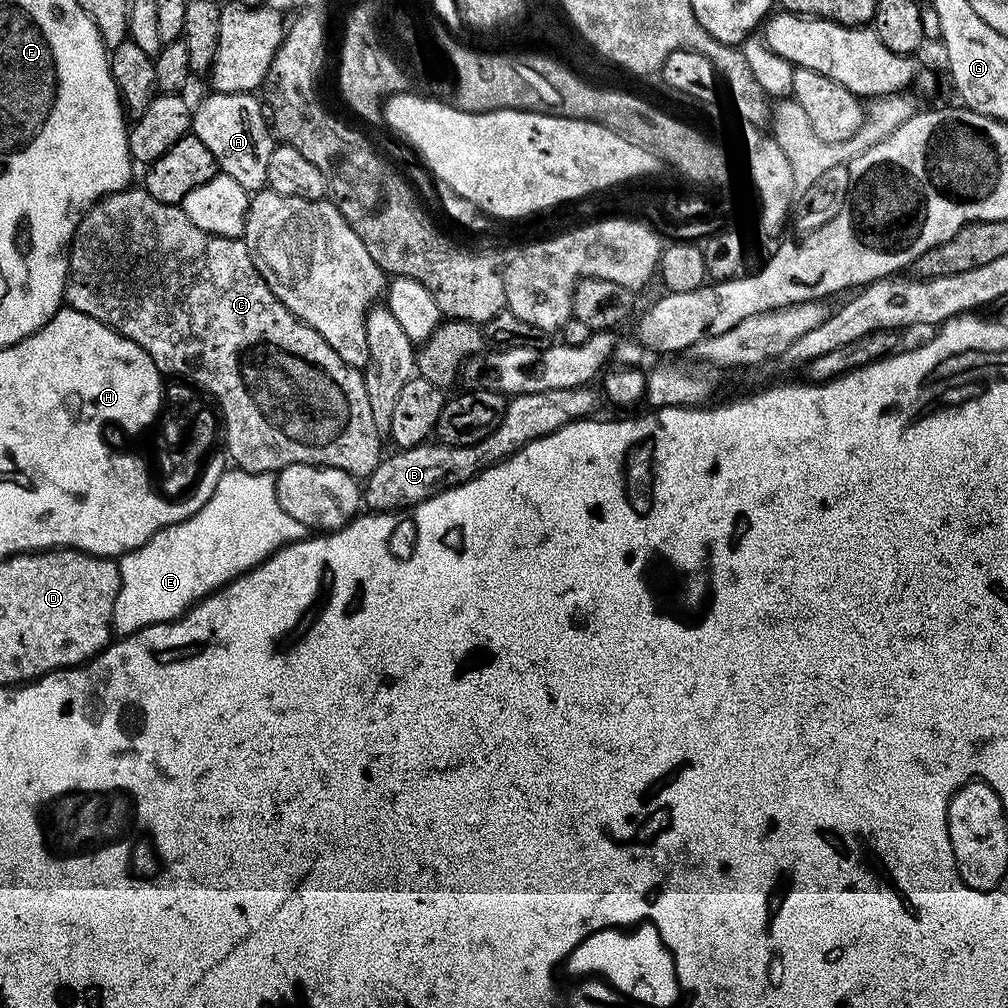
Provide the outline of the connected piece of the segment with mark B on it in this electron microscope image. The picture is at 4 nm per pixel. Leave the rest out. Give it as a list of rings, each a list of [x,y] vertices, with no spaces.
[[[585,386],[513,396],[507,401],[501,424],[488,437],[474,442],[473,445],[452,446],[439,442],[425,442],[413,448],[393,451],[393,456],[385,455],[380,465],[363,481],[363,507],[377,512],[395,512],[429,500],[445,488],[464,484],[473,476],[485,472],[491,464],[509,460],[515,452],[521,452],[530,442],[546,434],[554,434],[574,420],[589,419],[596,408],[594,389],[595,387]]]

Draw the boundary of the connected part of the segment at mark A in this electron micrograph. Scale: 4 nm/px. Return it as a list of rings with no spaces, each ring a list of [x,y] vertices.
[[[212,92],[208,94],[200,105],[198,103],[195,105],[192,114],[191,135],[198,137],[206,145],[206,150],[210,150],[210,154],[214,154],[217,169],[223,175],[234,178],[234,182],[238,182],[238,186],[245,188],[248,193],[255,194],[267,185],[266,170],[269,167],[270,154],[274,147],[274,133],[266,119],[266,112],[261,101],[255,95],[247,92]]]

